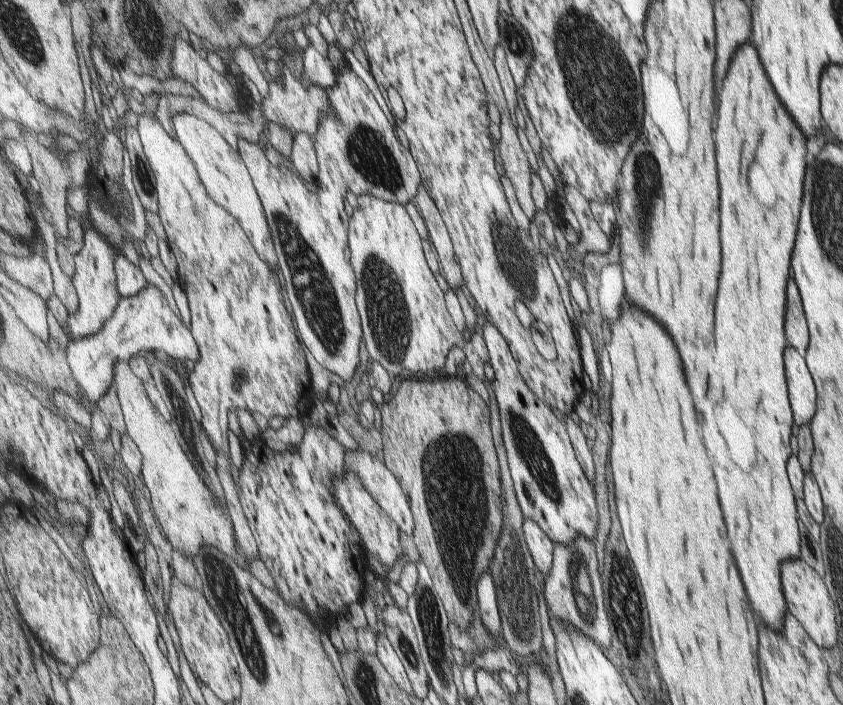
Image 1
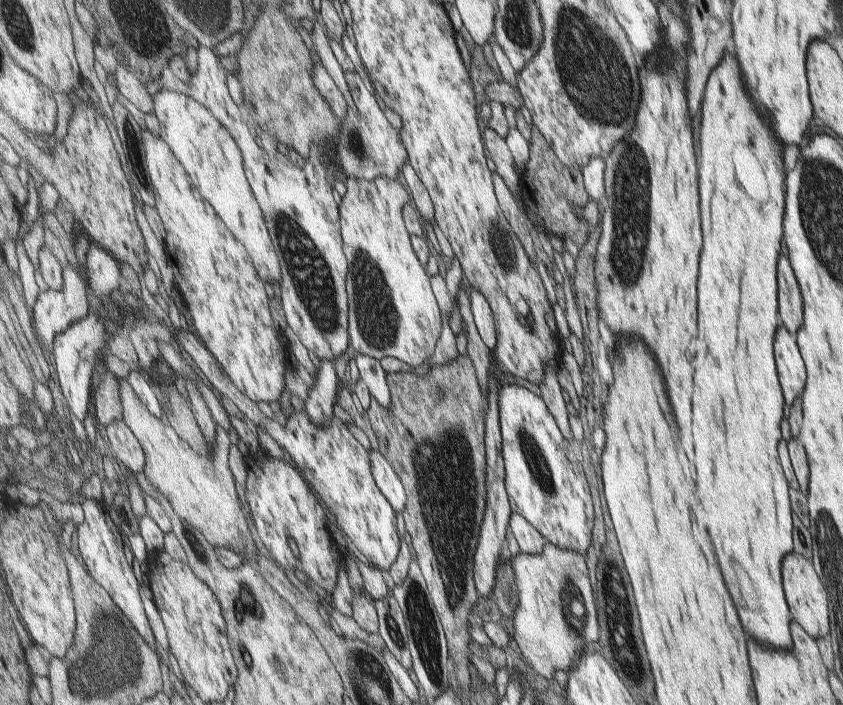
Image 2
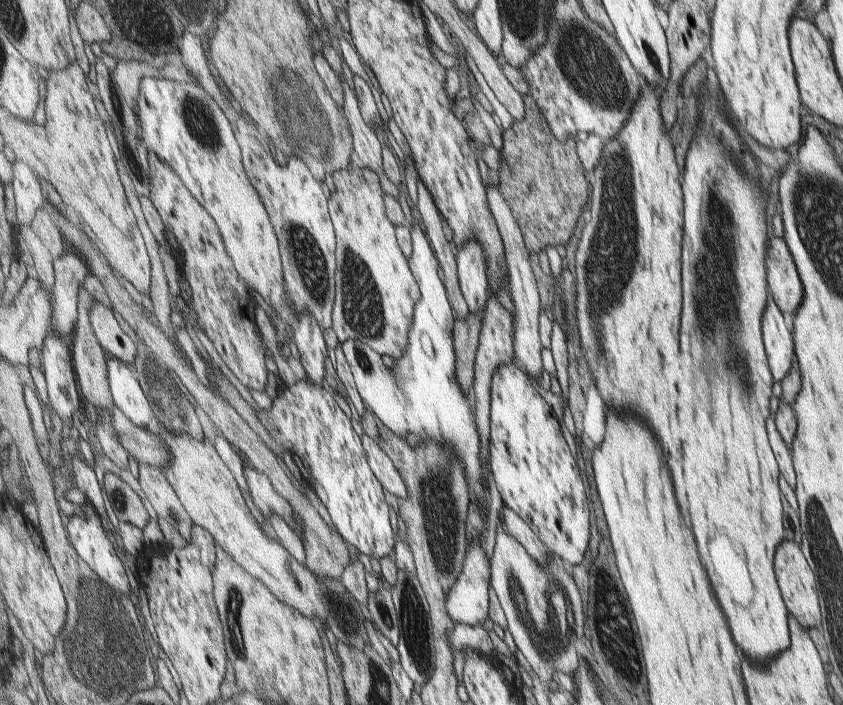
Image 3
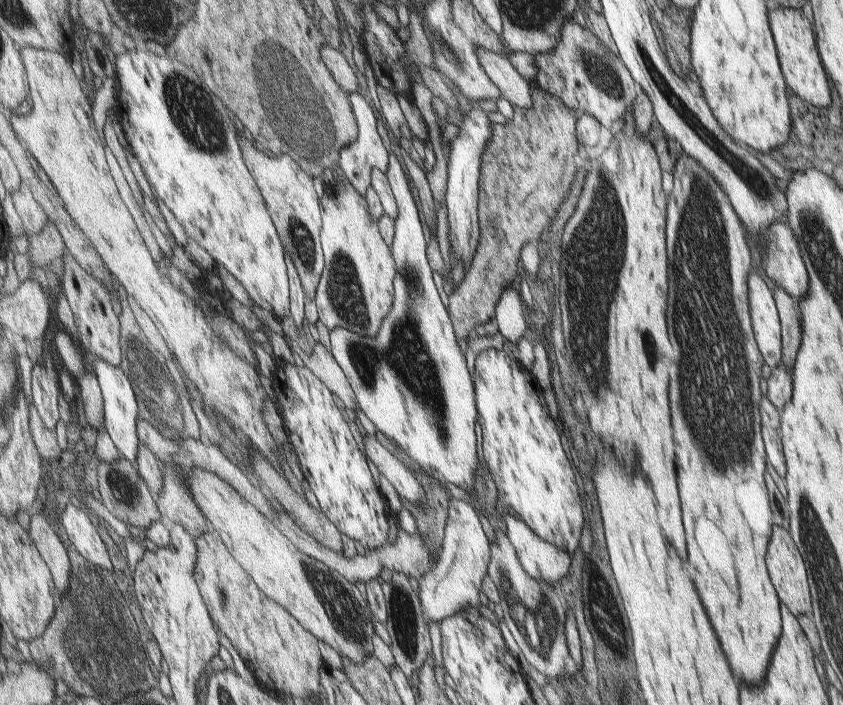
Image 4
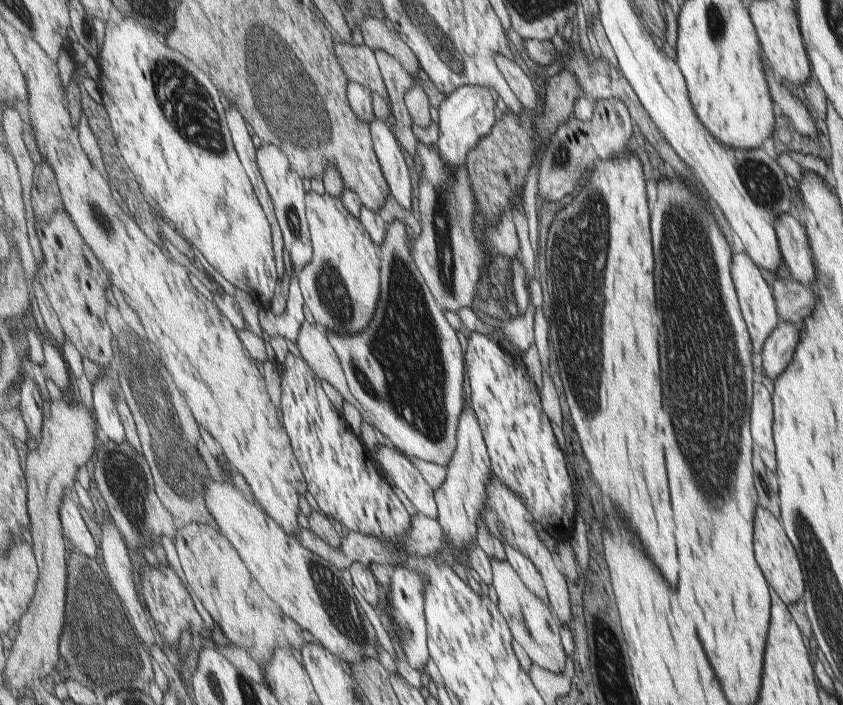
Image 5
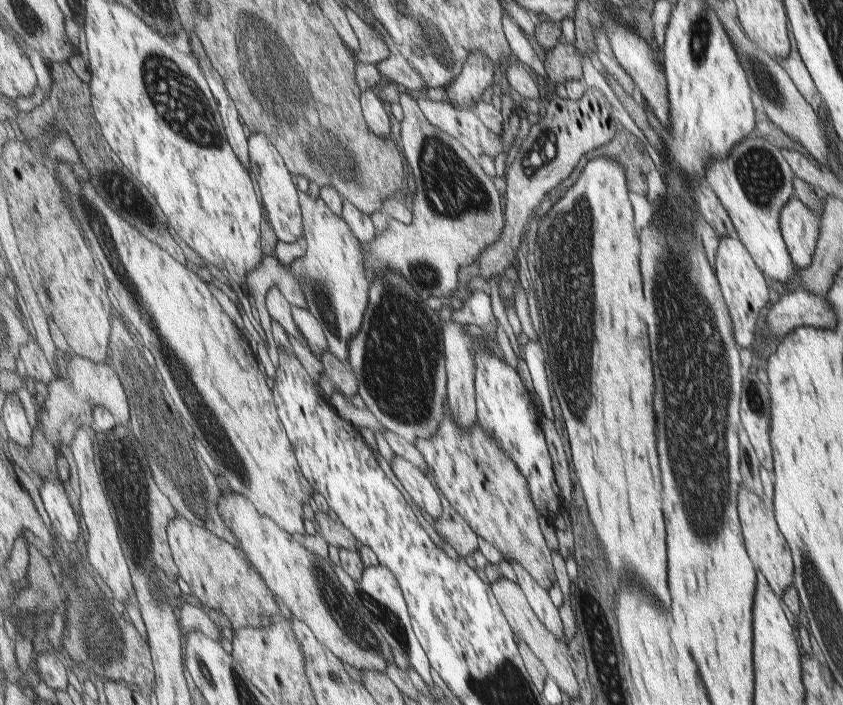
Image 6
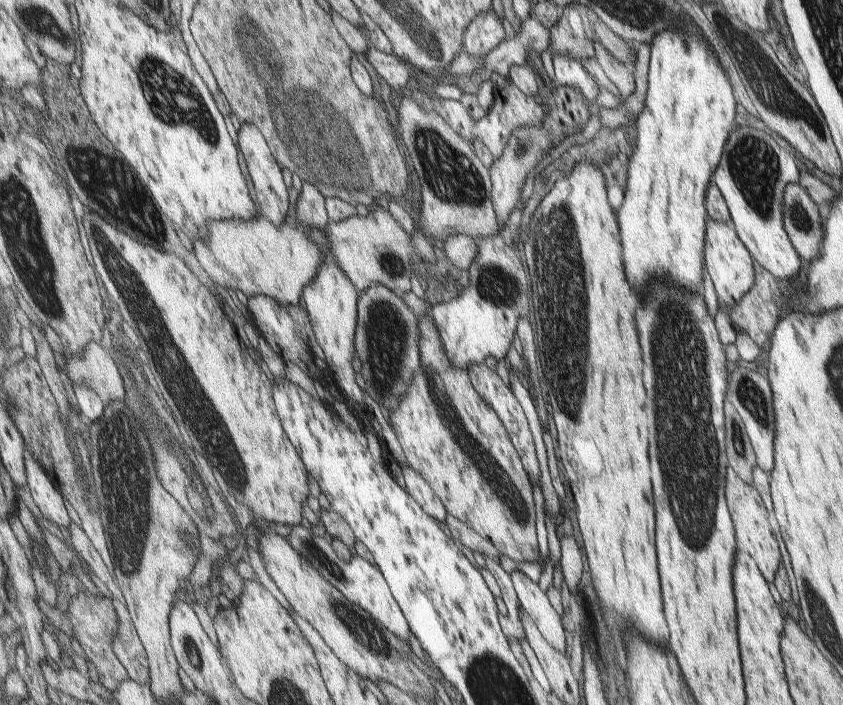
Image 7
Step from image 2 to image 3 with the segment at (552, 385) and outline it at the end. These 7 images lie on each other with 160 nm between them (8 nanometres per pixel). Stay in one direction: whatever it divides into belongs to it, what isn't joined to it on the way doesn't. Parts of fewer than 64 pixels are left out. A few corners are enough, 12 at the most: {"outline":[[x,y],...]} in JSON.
{"outline":[[489,184],[510,266],[516,358],[543,374],[542,296],[521,225]]}

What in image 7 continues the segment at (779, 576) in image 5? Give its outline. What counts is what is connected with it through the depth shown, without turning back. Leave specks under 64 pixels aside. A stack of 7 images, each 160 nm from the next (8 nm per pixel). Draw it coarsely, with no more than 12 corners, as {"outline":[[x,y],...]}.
{"outline":[[728,466],[725,497],[738,550],[773,580],[781,563],[755,488]]}

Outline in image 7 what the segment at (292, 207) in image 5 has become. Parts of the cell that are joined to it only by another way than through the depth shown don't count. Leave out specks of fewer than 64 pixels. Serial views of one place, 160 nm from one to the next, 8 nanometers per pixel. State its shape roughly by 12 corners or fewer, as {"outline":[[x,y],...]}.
{"outline":[[239,130],[261,214],[283,226],[290,188],[263,132]]}

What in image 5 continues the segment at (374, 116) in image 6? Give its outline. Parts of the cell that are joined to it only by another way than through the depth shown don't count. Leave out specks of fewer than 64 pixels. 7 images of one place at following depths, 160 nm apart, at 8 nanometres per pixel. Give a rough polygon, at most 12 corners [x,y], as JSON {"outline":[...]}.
{"outline":[[375,119],[370,129],[391,194],[413,208],[411,170],[392,128]]}

